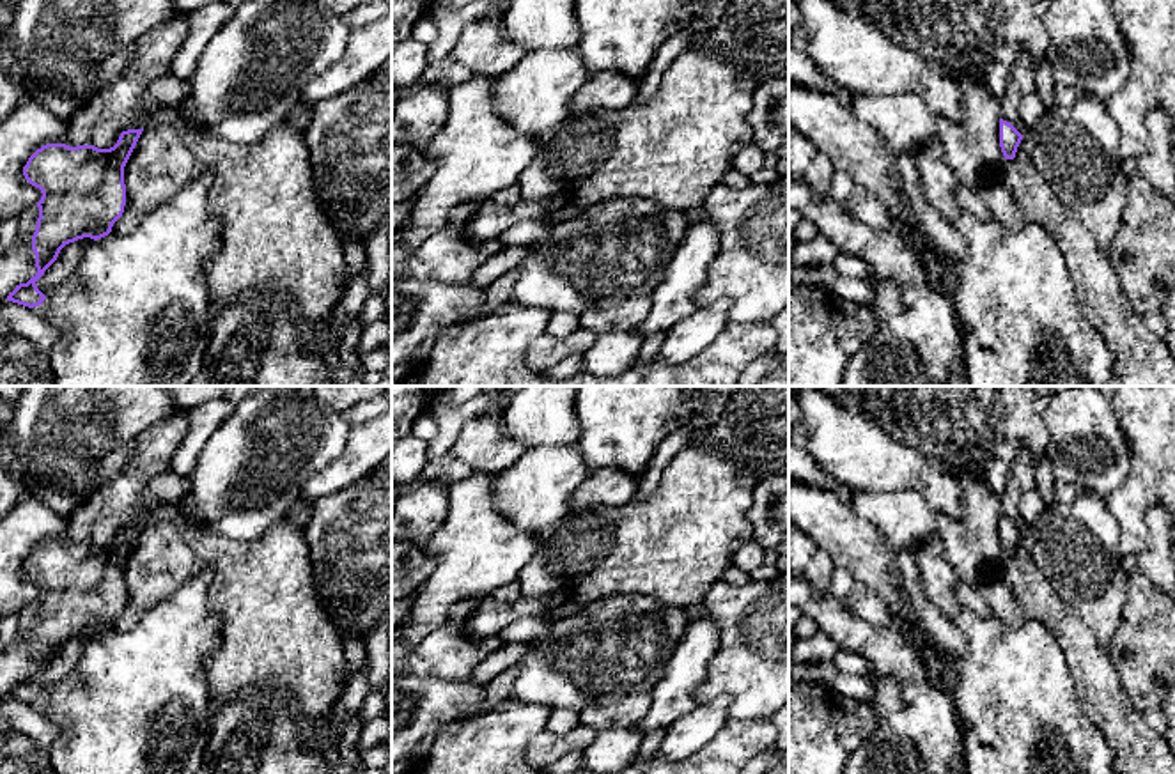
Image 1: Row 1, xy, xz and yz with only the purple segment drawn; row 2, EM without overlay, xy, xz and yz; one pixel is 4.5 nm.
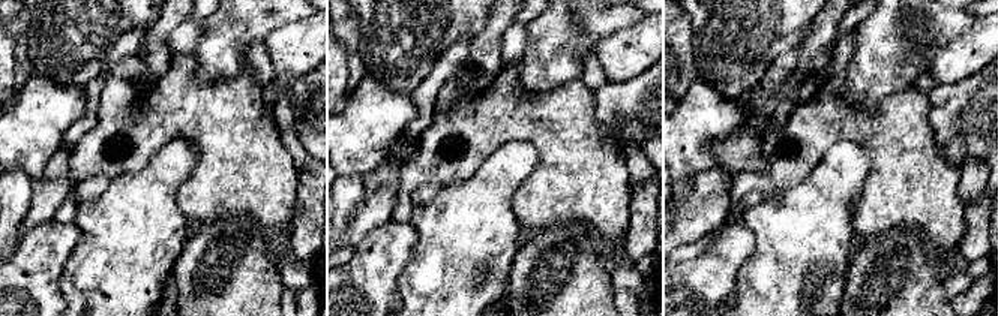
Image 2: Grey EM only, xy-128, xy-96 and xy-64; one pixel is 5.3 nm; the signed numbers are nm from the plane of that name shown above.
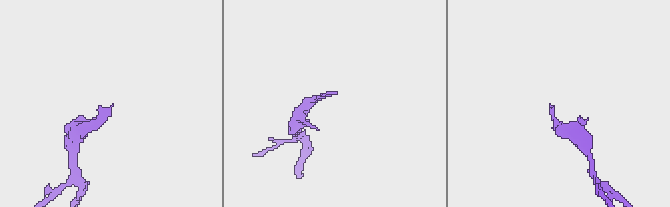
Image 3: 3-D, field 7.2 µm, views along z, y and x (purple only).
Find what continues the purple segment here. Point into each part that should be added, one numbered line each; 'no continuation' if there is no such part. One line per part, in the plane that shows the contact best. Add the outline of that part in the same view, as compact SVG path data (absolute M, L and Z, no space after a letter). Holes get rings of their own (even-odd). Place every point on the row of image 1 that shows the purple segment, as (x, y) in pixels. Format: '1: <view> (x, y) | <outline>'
1: xy (117, 107) | M220 0L172 2L175 12L140 39L129 67L67 119L62 143L110 149L122 131L147 126L151 115L142 103L147 87L172 73L172 60L190 34L190 14Z

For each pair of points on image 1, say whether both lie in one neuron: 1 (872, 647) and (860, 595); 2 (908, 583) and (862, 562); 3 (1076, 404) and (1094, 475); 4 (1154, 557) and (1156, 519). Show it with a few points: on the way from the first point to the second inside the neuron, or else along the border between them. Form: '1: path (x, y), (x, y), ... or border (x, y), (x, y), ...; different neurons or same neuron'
1: border (842, 601), (872, 624), (890, 622); different neurons
2: path (902, 571), (894, 562), (874, 562); same neuron
3: path (1081, 422), (1087, 447), (1094, 457); same neuron
4: path (1156, 548), (1156, 528); same neuron

